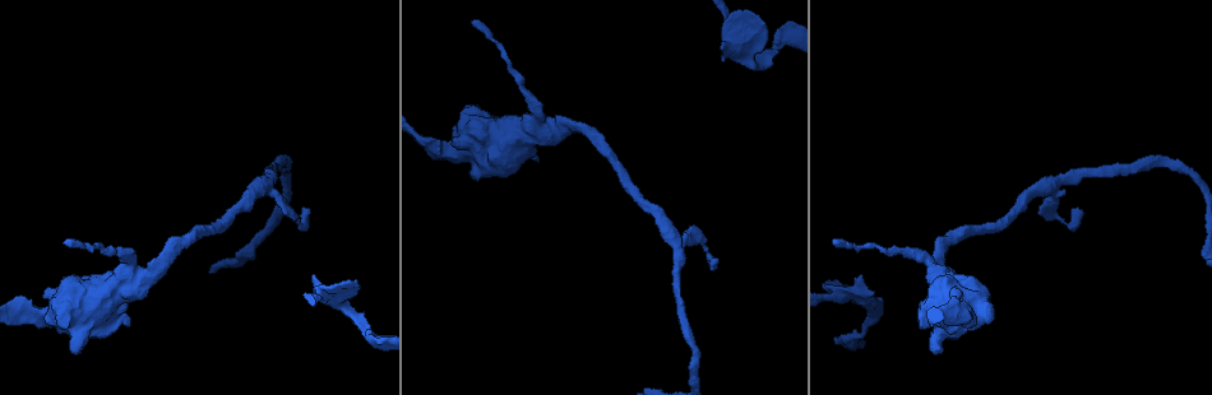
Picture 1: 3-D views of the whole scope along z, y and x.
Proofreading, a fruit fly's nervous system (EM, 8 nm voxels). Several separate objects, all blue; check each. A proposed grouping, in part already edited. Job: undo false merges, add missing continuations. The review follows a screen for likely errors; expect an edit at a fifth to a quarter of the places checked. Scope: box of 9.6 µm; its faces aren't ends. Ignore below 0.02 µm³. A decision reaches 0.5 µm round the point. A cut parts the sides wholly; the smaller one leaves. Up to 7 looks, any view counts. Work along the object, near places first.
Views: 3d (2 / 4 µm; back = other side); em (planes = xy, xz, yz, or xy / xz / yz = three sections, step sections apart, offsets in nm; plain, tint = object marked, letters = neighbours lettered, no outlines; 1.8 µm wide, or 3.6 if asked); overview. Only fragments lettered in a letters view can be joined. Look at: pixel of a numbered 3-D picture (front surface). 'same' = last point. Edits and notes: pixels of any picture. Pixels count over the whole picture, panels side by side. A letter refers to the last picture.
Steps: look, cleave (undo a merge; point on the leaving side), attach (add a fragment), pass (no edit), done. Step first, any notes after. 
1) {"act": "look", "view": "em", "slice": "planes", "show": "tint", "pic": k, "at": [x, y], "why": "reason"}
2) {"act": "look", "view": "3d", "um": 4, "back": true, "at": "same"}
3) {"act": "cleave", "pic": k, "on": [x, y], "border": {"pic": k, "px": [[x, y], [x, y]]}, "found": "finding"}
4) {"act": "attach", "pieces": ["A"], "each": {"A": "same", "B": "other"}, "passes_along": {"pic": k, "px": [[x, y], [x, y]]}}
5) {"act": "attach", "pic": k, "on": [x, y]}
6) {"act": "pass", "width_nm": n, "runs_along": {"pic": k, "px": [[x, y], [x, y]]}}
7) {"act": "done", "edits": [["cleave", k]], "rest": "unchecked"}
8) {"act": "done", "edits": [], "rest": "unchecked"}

{"act": "look", "view": "3d", "um": 2, "pic": 1, "at": [766, 40], "why": "branch stops here"}

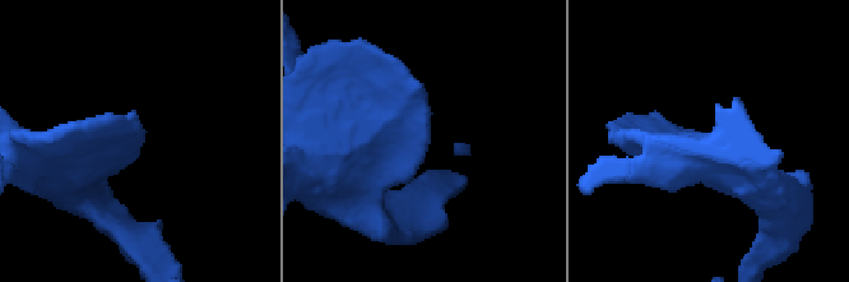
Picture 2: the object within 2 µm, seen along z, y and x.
{"act": "look", "view": "em", "slice": "xz", "step": 16, "show": "tint", "pic": 2, "at": [141, 140], "why": "shape alone is not enough"}

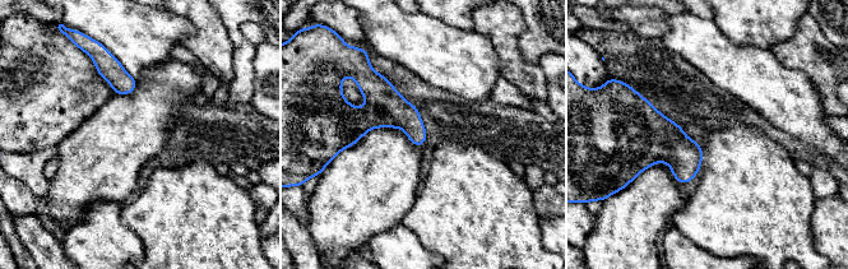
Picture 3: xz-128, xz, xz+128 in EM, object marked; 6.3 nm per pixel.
{"act": "look", "view": "em", "slice": "planes", "show": "letters", "at": "same", "why": "another direction"}

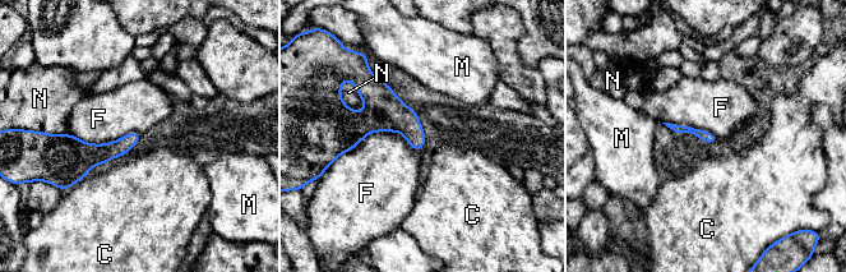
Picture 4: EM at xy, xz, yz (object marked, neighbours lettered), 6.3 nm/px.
{"act": "pass", "longest_contact_nm": ["F", 550], "each": {"C": "other", "F": "other", "M": "other", "N": "other"}, "border": {"pic": 4, "px": [[421, 148], [370, 132], [336, 158]]}, "found": "no lettered fragment goes on from it"}

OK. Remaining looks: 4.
{"act": "look", "view": "em", "slice": "planes", "show": "letters", "pic": 1, "at": [719, 262], "why": "free end"}

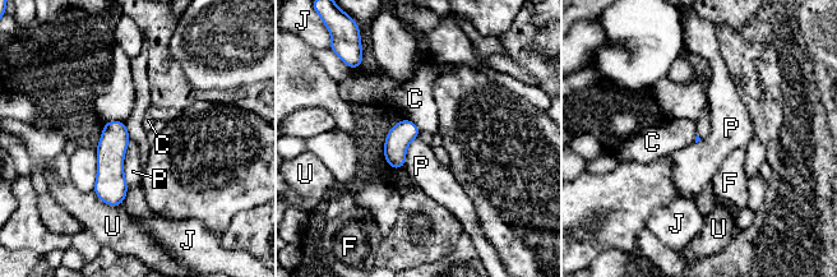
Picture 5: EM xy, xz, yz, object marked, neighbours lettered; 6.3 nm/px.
{"act": "pass", "each": {"C": "other", "F": "other", "J": "other", "P": "other", "U": "other"}, "found": "no lettered fragment goes on from it"}

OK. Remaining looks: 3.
{"act": "look", "view": "em", "slice": "planes", "show": "letters", "pic": 1, "at": [432, 149], "why": "calibre changes"}

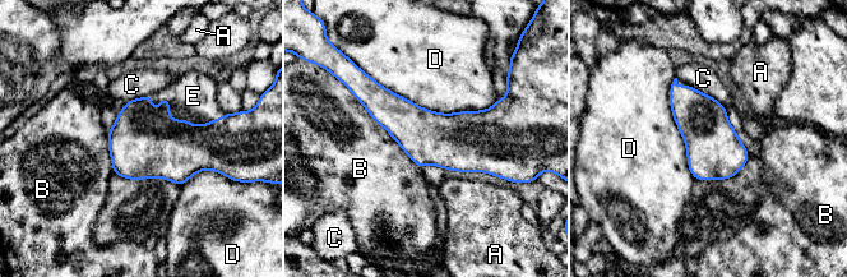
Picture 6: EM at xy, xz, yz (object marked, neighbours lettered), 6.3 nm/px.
{"act": "attach", "pieces": ["E"], "each": {"A": "other", "B": "other", "C": "other", "D": "other", "E": "same"}, "found": "it goes on there"}

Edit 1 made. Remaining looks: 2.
{"act": "done", "edits": [["attach", 6]], "rest": "unchecked"}

